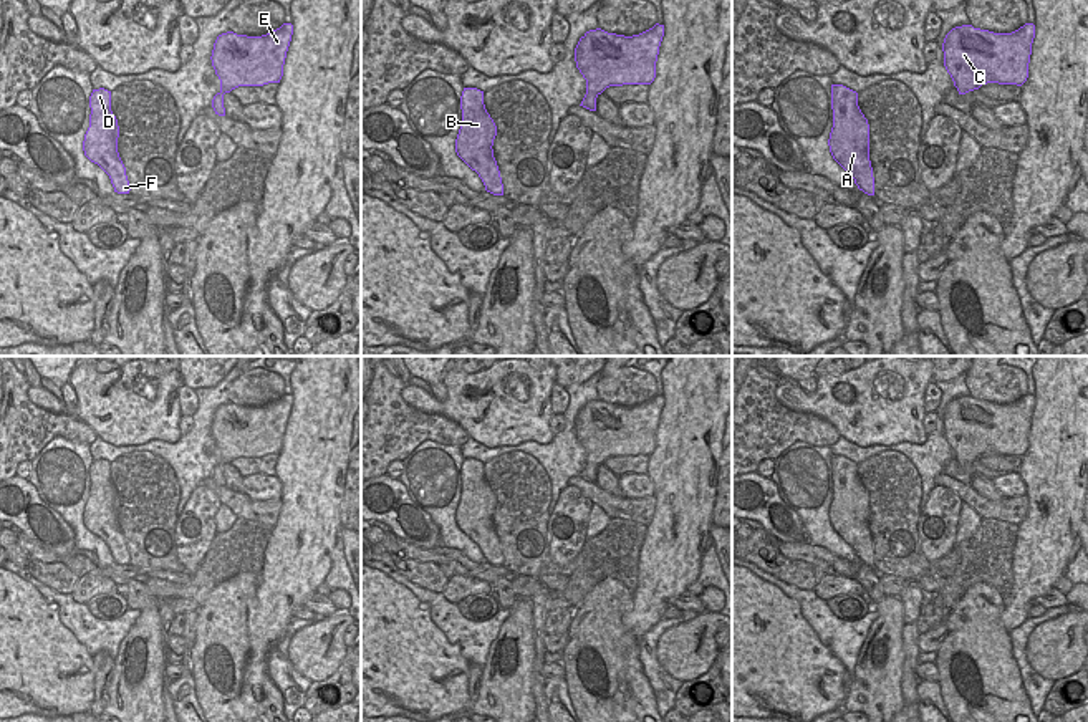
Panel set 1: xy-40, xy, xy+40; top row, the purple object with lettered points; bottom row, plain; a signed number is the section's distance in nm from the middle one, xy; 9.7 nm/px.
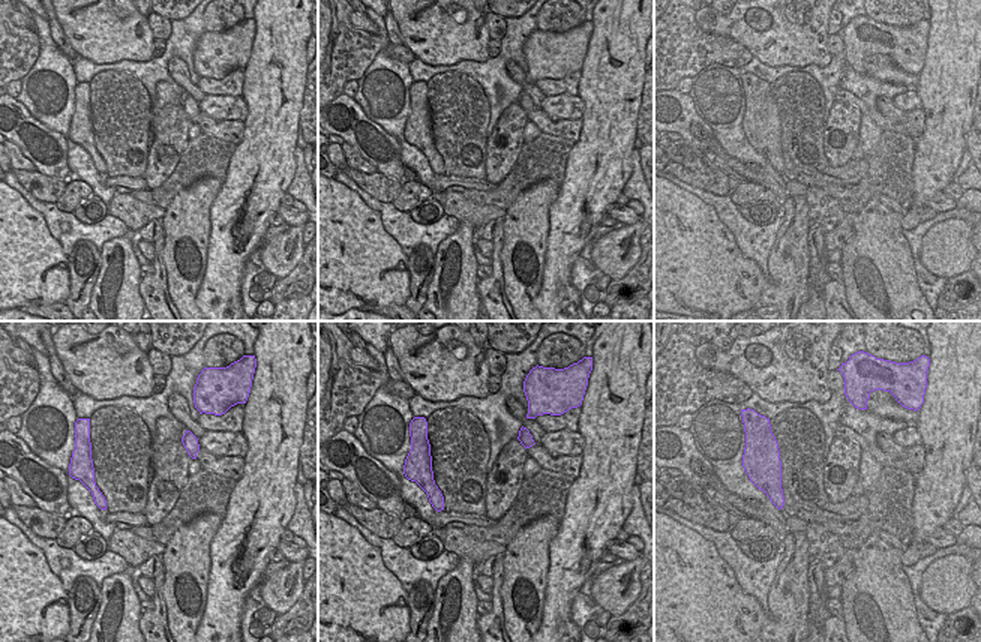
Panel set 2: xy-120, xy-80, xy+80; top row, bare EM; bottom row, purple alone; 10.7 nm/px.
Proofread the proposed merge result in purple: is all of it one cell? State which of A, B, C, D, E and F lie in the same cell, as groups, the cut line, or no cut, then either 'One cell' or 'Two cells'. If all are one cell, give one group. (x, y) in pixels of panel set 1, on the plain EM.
Groups: A B C D E F. No split. One cell

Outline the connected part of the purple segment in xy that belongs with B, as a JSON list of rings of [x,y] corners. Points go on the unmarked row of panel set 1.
[[[464,459],[460,480],[462,492],[455,510],[455,523],[479,545],[487,563],[503,566],[503,555],[492,520],[497,497],[485,480],[484,462]]]

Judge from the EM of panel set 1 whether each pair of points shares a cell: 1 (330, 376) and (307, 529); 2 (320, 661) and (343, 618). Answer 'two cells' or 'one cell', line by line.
1: one cell
2: one cell

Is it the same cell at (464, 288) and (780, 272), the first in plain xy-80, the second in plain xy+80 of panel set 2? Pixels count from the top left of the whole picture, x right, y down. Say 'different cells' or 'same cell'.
same cell

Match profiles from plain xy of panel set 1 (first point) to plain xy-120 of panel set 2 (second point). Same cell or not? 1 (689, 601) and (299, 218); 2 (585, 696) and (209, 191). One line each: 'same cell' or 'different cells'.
1: same cell
2: same cell

